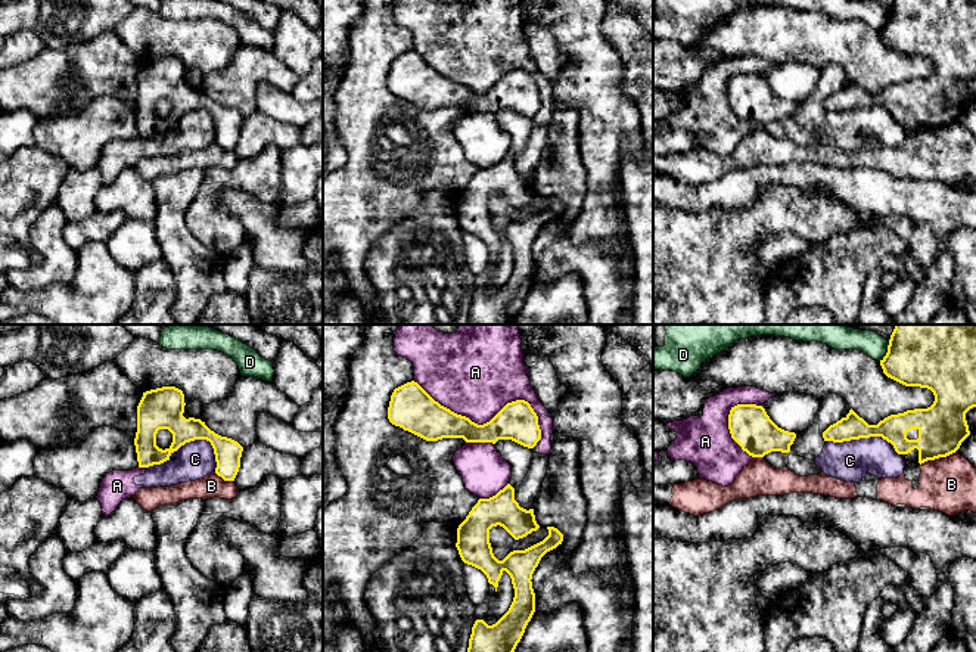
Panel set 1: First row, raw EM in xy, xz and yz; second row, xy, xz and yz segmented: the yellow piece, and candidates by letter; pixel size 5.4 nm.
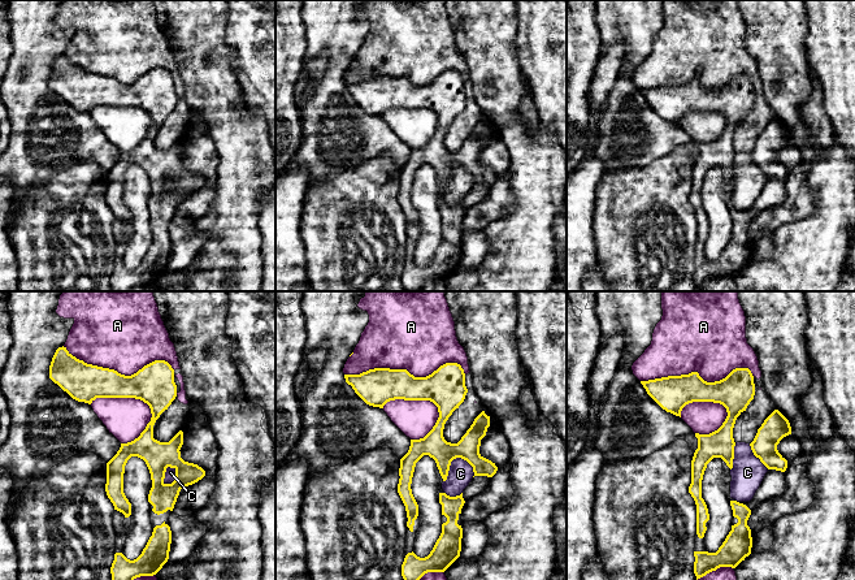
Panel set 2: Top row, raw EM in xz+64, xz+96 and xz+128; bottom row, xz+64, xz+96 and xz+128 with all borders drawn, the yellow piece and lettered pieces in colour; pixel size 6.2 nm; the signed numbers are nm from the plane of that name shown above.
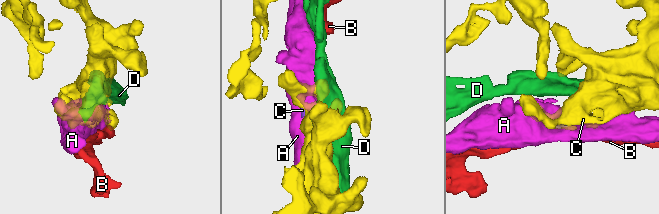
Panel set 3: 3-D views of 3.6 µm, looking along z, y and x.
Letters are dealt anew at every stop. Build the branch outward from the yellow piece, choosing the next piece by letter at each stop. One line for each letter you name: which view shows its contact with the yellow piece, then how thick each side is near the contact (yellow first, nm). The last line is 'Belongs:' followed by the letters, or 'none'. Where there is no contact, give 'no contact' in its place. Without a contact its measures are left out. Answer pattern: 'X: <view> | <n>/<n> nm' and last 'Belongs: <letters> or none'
Belongs: none

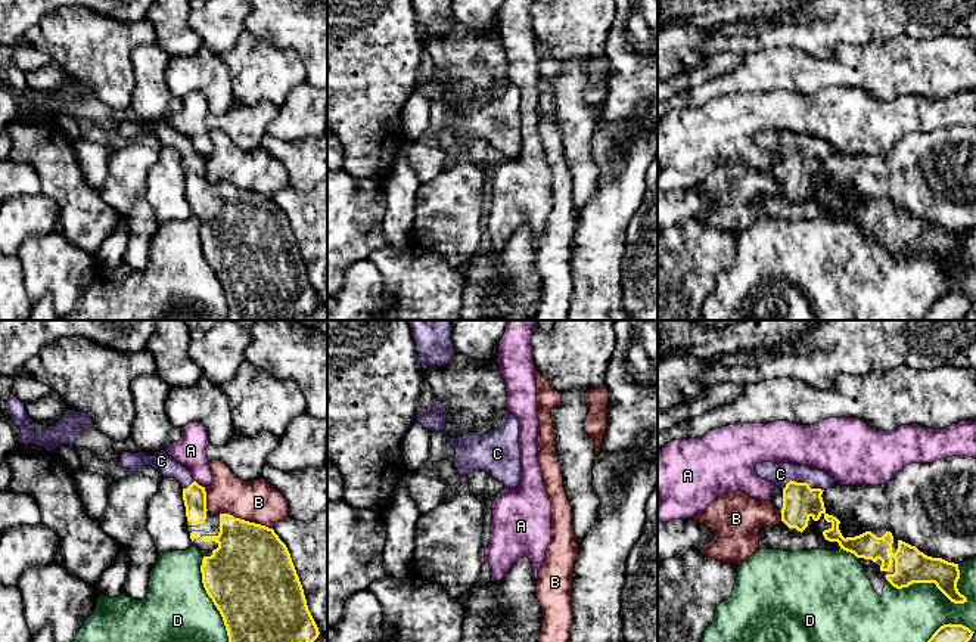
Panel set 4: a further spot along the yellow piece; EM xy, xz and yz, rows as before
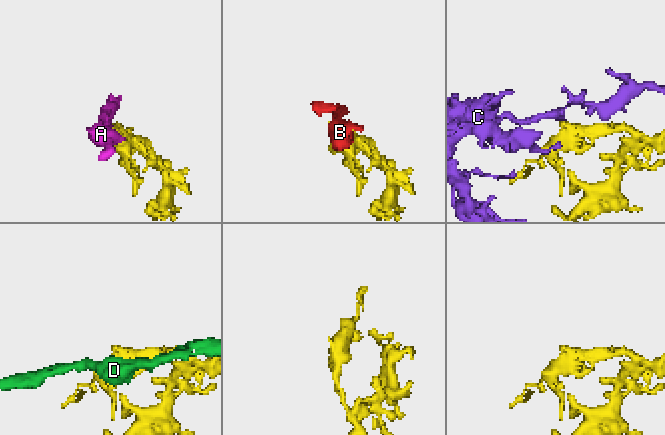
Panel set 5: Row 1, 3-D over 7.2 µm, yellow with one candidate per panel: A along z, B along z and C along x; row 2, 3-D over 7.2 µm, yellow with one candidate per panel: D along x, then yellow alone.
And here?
C: yz | 190/120 nm
Belongs: C

